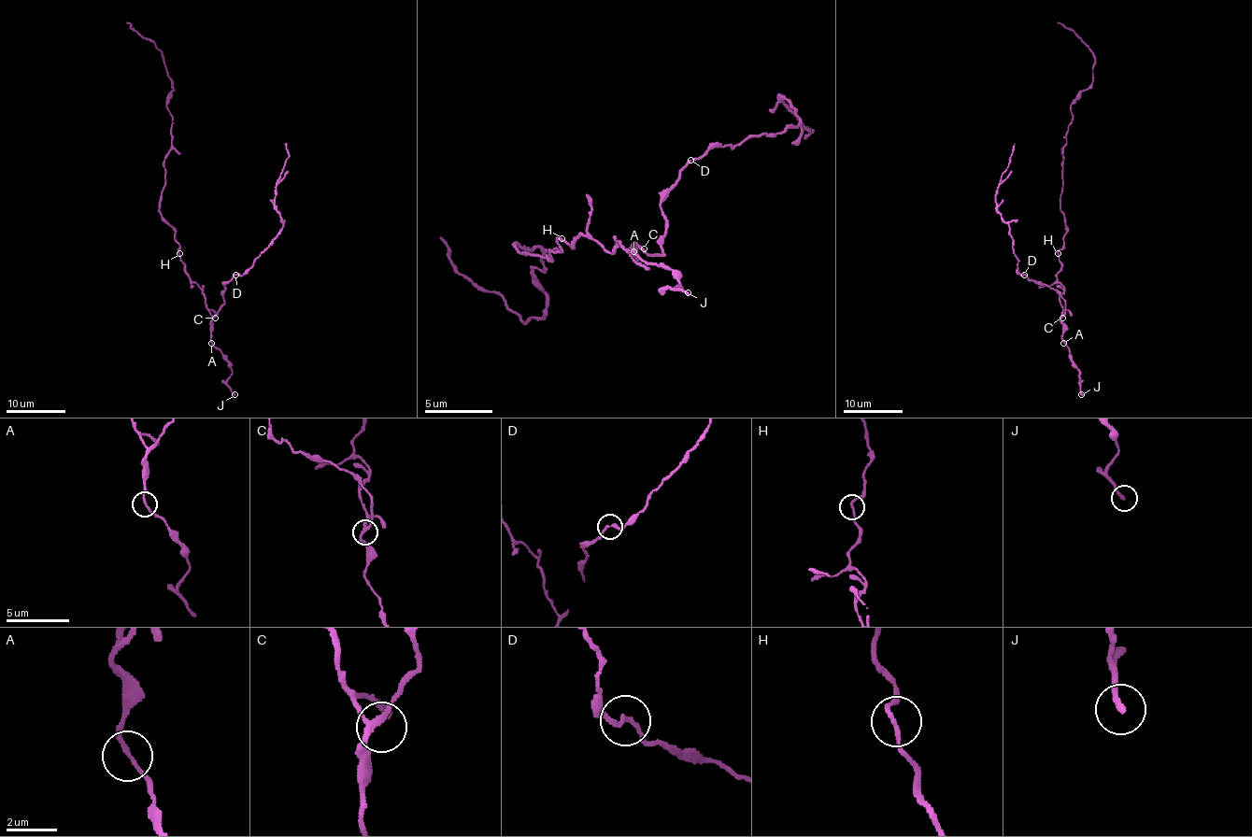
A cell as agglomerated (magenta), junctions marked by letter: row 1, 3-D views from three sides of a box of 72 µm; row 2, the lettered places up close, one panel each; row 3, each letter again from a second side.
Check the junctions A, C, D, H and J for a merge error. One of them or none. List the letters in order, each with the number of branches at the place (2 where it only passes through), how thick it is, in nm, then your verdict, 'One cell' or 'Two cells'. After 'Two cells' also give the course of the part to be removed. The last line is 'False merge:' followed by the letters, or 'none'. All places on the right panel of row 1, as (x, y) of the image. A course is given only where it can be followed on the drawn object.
A: Branches: 2. Thickness 160 nm. One cell
C: Branches: 3. Thickness 190 nm. One cell
D: Branches: 2. Thickness 170 nm. One cell
H: Branches: 2. Thickness 150 nm. One cell
J: Branches: 1. Thickness 240 nm. One cell
False merge: none

